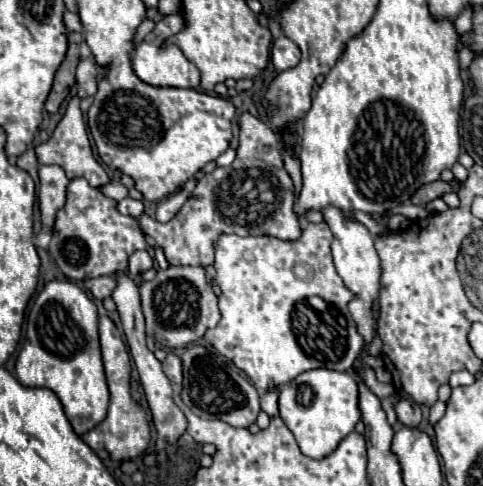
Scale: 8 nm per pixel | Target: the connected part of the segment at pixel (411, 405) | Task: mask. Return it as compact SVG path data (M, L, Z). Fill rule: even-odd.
M400 398L400 400L396 402L394 410L396 410L396 416L400 418L400 422L402 422L404 426L418 426L420 420L422 420L422 410L420 410L420 406L418 406L414 400L410 400L410 398Z

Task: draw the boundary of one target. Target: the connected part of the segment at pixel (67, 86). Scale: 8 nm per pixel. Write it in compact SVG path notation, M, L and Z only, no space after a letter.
M70 32L68 36L68 52L66 52L66 58L62 62L62 66L58 68L56 72L56 78L54 78L54 86L52 86L52 92L46 100L46 110L48 112L58 112L60 104L66 100L66 96L70 94L76 78L76 64L80 62L80 42L82 42L82 34L80 32Z

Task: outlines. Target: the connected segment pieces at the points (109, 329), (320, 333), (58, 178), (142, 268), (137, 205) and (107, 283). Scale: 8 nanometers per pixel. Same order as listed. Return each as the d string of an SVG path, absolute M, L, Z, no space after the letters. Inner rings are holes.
M100 318L100 344L102 344L102 360L106 366L106 380L110 388L110 406L108 414L102 424L88 430L82 440L92 450L108 450L112 460L132 460L136 456L142 456L150 442L150 428L146 420L146 412L142 406L138 406L130 396L130 356L126 350L126 344L122 340L122 332L116 328L116 324L108 318Z
M320 222L320 224L306 224L304 226L304 232L298 240L276 240L272 236L236 236L236 234L222 234L218 244L216 244L216 260L214 260L214 268L216 268L216 282L222 290L220 294L220 322L216 328L208 330L206 332L206 342L210 342L214 346L214 350L218 350L222 356L230 358L240 370L244 370L248 374L248 378L252 380L252 384L258 388L258 390L268 390L268 388L276 388L276 386L282 386L290 380L294 380L300 372L306 372L306 370L312 370L312 368L330 368L330 370L352 370L354 364L358 360L366 362L366 364L372 364L372 356L366 354L366 344L364 344L364 338L360 336L358 328L356 328L356 322L352 320L350 312L348 312L348 300L352 300L352 292L348 292L348 288L344 288L344 282L340 280L336 268L334 268L334 262L332 262L332 252L330 252L330 242L332 242L332 232L330 228Z
M40 166L40 192L38 192L38 206L42 226L52 232L52 224L56 220L56 212L64 206L66 188L70 180L66 178L60 166Z
M146 250L134 252L128 262L130 262L130 264L128 264L128 274L130 274L132 278L140 278L142 272L146 272L146 270L150 270L150 268L154 266L154 258L152 258Z
M124 198L118 202L118 212L120 214L126 214L126 216L134 216L134 218L140 218L144 214L144 204L140 200L132 200L132 198Z
M98 276L98 278L88 278L86 280L86 288L94 294L94 298L104 300L112 294L112 290L116 288L116 278L114 276Z

